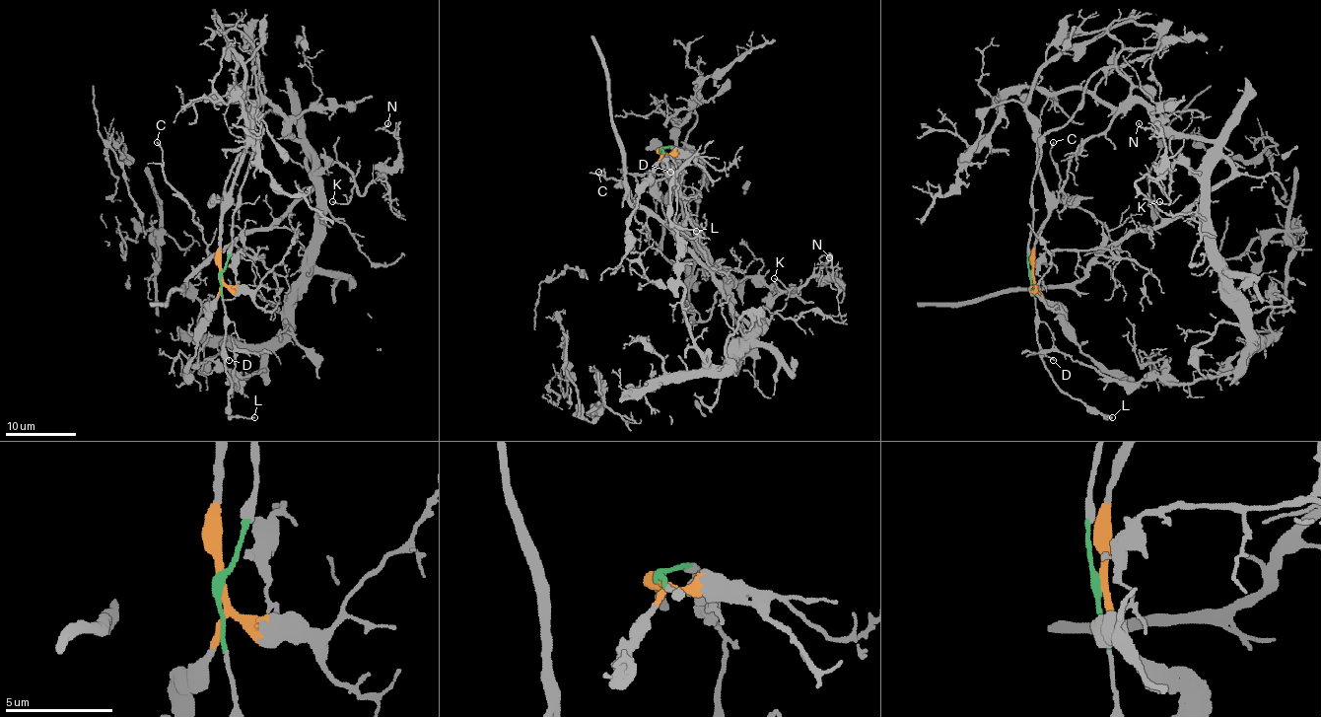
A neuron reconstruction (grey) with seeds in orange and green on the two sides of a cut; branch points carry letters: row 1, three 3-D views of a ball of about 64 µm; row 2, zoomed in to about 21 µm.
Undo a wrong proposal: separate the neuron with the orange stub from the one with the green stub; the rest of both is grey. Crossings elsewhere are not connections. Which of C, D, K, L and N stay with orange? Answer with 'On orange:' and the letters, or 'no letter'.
On orange: C, K, N

